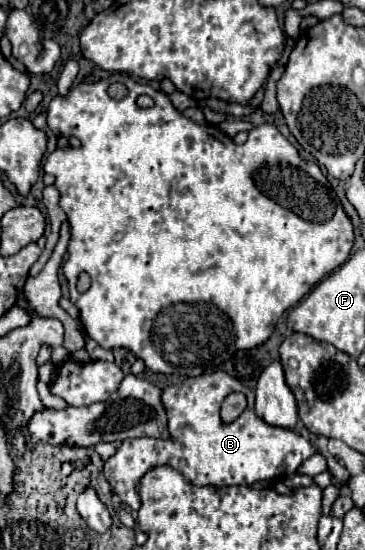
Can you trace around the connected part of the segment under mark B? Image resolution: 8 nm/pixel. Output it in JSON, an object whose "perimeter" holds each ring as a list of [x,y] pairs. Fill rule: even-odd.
{"perimeter":[[[212,372],[212,374],[204,374],[198,378],[188,378],[184,384],[180,386],[170,386],[164,390],[162,394],[166,412],[168,412],[168,432],[170,438],[168,440],[160,440],[160,438],[134,438],[134,440],[124,440],[118,450],[104,462],[104,476],[110,482],[112,490],[118,494],[118,498],[122,502],[126,502],[134,512],[140,508],[140,496],[136,486],[140,484],[142,476],[156,468],[156,466],[164,466],[170,464],[174,470],[178,470],[186,482],[198,484],[198,486],[248,486],[254,484],[258,480],[274,480],[274,478],[286,478],[290,474],[296,472],[296,468],[310,458],[316,450],[314,446],[302,438],[300,434],[296,434],[294,430],[286,430],[286,428],[274,428],[268,426],[264,420],[260,420],[254,414],[254,392],[250,388],[246,388],[244,384],[240,384],[236,378],[232,378],[226,372]],[[230,392],[242,392],[248,398],[248,406],[246,410],[230,424],[224,424],[220,418],[220,404],[224,402],[224,398]]]}

